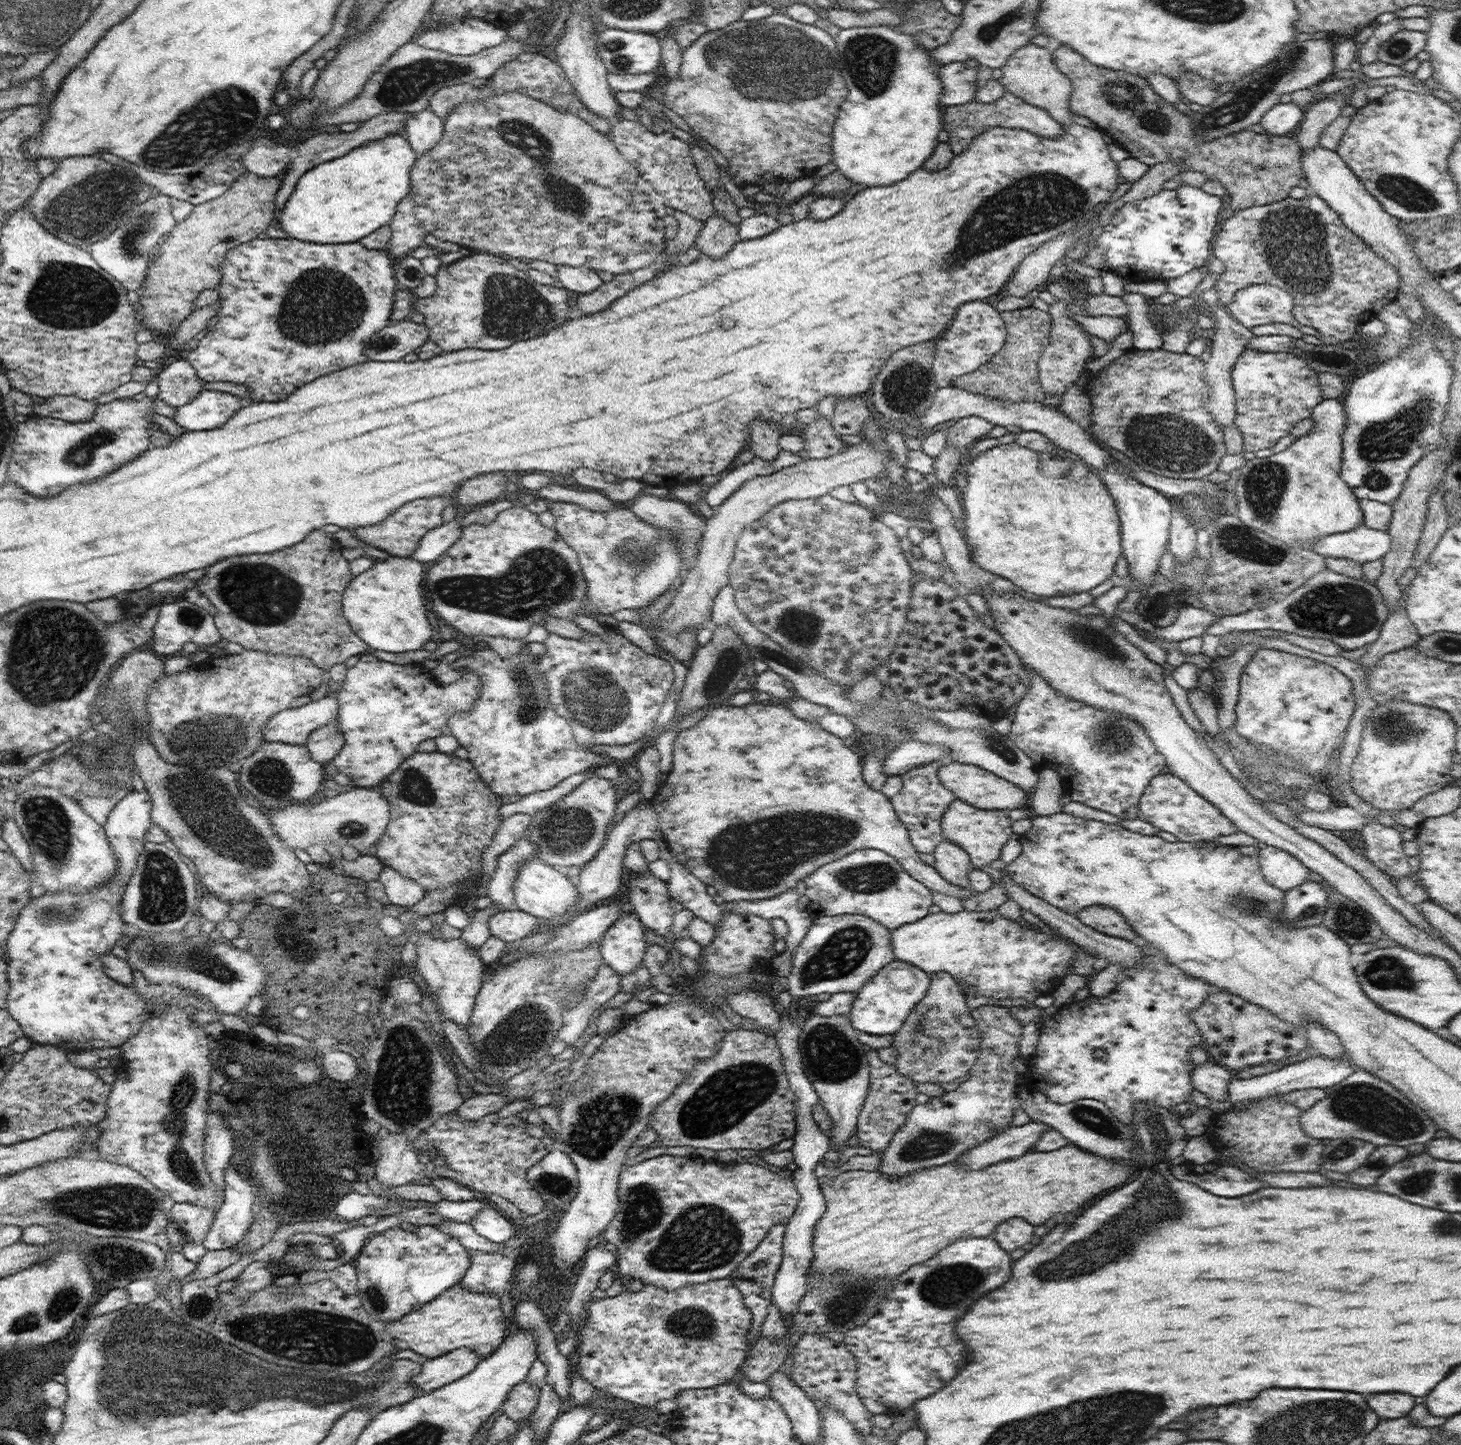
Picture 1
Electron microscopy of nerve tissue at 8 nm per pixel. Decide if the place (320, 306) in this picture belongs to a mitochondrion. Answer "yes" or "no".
yes

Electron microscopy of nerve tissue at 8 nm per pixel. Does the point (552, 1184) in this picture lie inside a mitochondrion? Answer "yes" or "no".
yes

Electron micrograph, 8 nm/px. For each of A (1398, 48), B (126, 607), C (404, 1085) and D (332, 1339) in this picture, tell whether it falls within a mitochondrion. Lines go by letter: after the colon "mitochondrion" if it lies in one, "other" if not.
A: mitochondrion
B: other
C: mitochondrion
D: mitochondrion

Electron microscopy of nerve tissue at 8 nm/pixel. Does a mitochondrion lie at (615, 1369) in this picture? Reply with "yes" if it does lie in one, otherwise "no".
no

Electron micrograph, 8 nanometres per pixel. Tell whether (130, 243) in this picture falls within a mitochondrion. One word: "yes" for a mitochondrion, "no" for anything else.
yes

